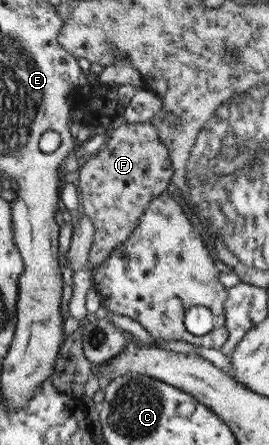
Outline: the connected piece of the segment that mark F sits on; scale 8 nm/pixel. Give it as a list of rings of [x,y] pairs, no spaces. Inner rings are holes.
[[[127,122],[114,129],[98,154],[76,173],[82,193],[80,210],[90,217],[96,229],[87,261],[88,273],[93,278],[110,253],[133,234],[148,203],[167,191],[174,171],[168,148],[158,136],[156,126],[150,122]]]

